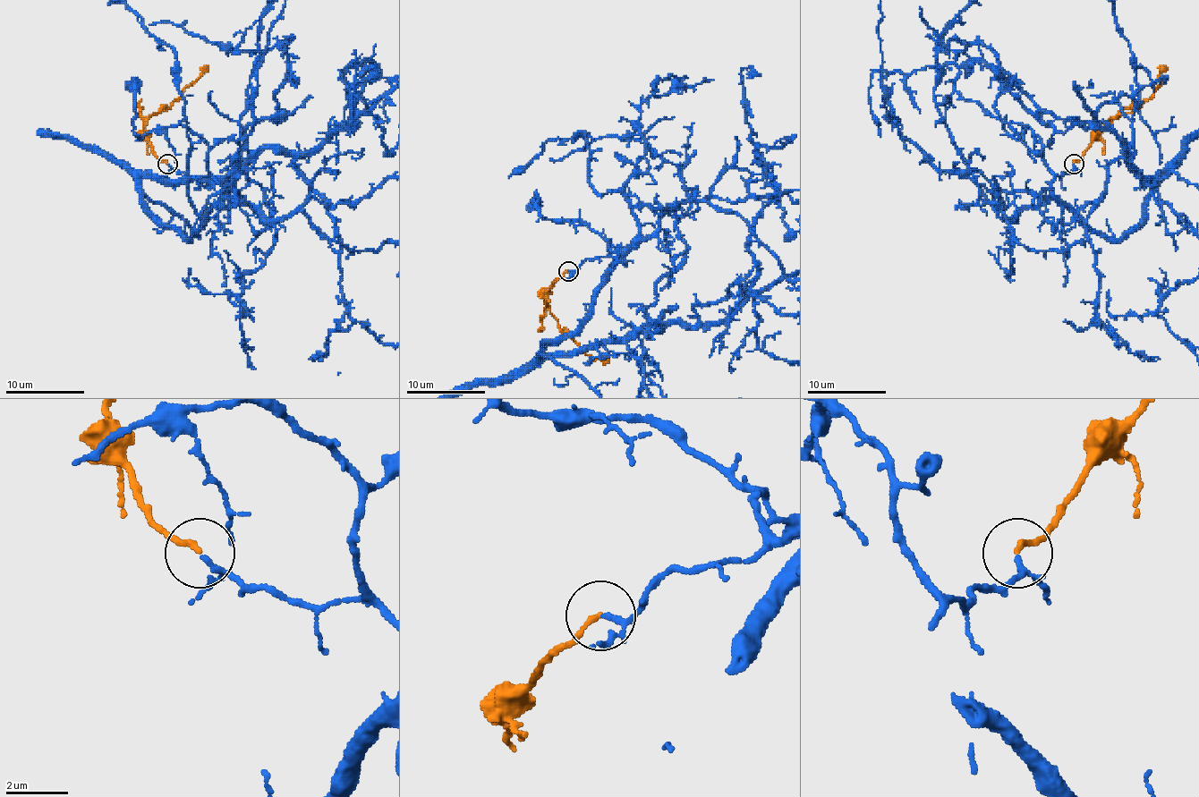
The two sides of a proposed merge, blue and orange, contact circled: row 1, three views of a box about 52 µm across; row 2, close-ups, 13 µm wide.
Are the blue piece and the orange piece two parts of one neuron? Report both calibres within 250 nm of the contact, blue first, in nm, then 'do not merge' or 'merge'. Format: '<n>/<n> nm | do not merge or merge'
120/180 nm | merge

